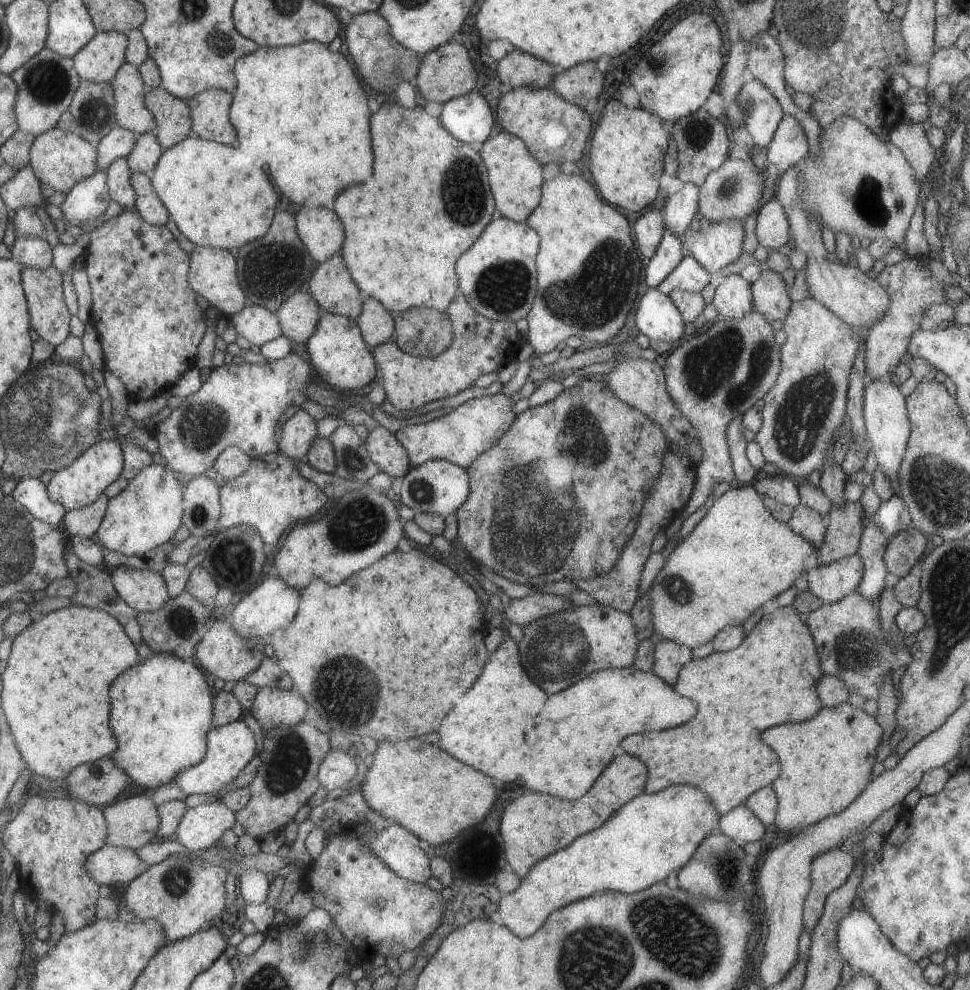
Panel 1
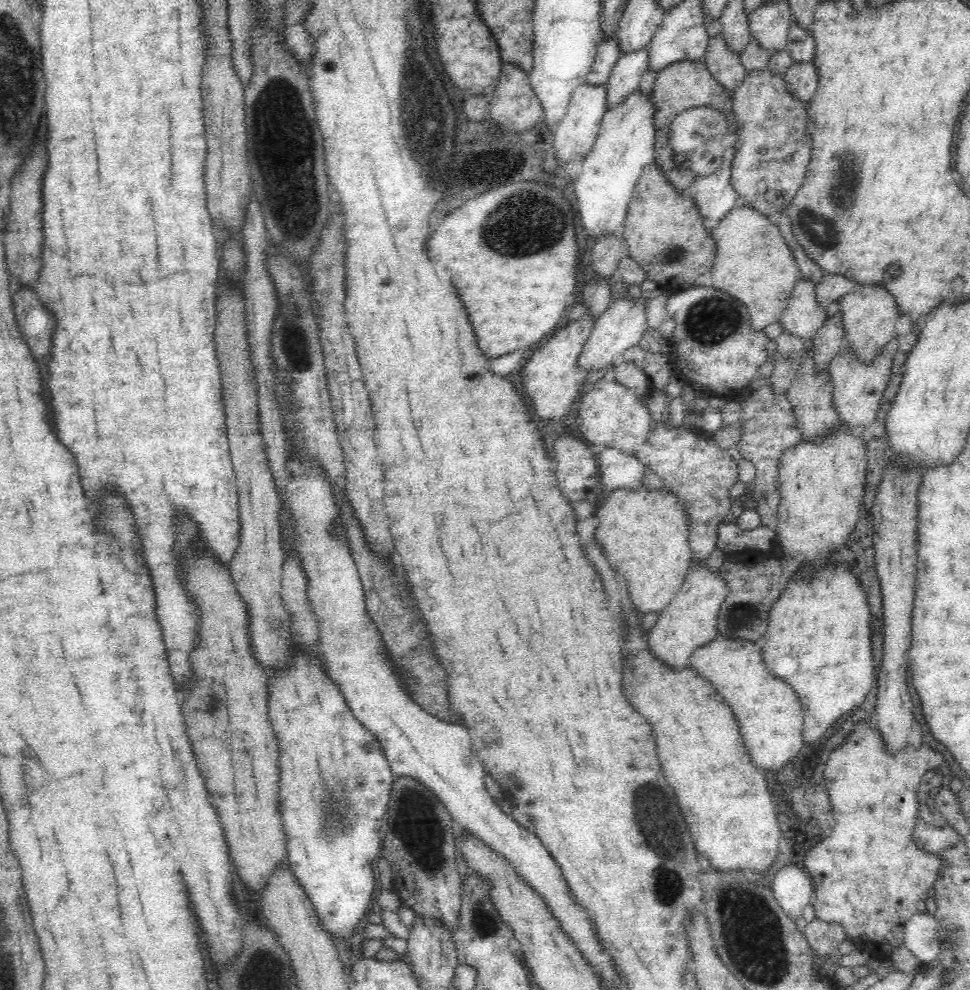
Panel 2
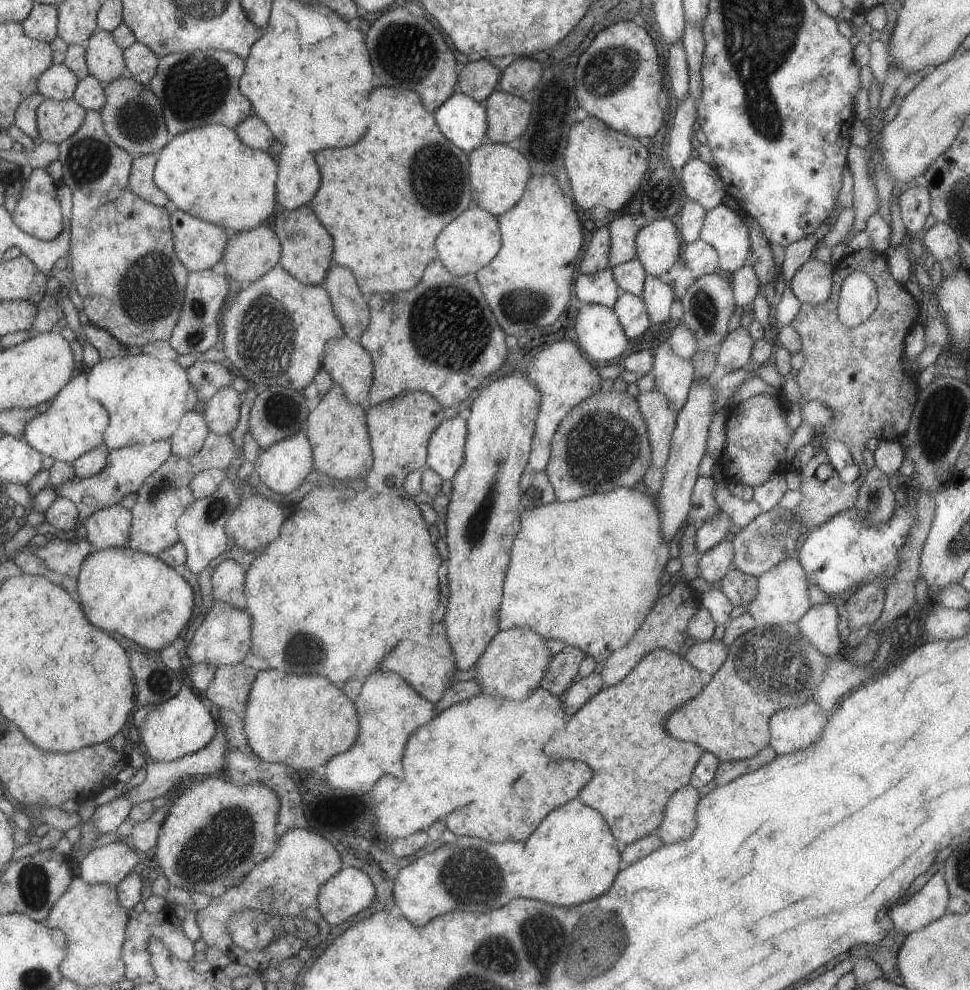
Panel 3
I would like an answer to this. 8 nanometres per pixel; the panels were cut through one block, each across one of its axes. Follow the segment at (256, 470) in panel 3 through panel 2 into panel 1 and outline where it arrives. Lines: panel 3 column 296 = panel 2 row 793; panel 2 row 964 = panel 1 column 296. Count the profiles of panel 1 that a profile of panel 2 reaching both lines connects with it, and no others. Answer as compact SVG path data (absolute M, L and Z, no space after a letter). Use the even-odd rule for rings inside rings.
M274 573L267 575L255 588L244 593L230 613L232 629L243 638L265 639L277 629L284 629L298 609L298 591L288 587Z

